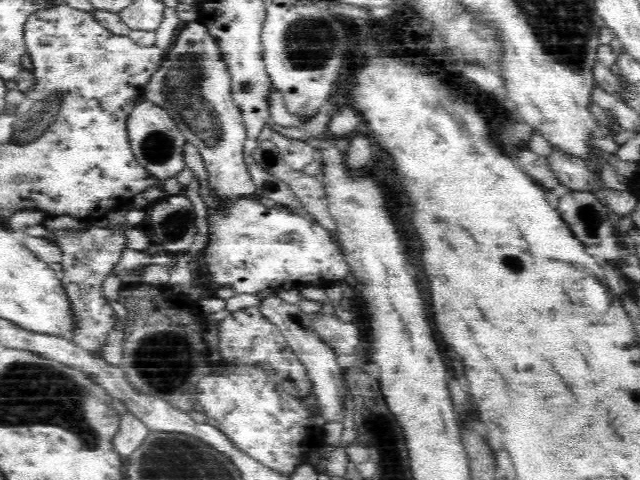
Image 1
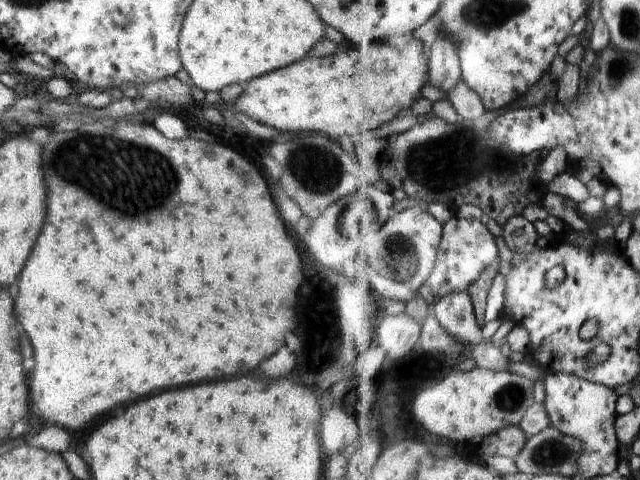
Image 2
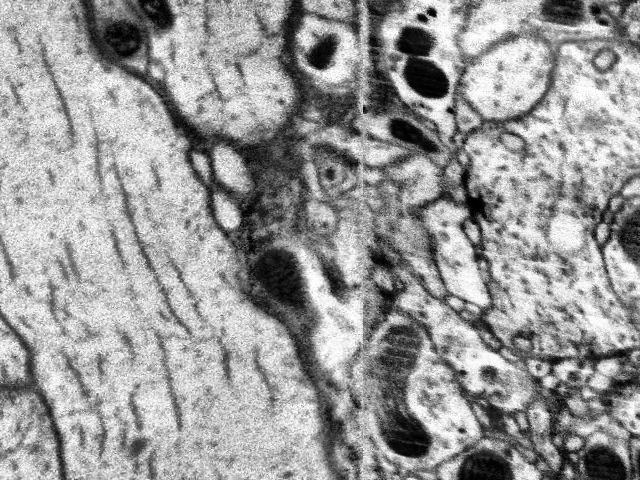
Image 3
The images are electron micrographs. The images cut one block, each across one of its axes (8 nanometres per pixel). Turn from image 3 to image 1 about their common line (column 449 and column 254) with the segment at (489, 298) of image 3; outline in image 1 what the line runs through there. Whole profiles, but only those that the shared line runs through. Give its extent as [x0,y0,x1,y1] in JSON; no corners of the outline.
[204,197,349,294]

